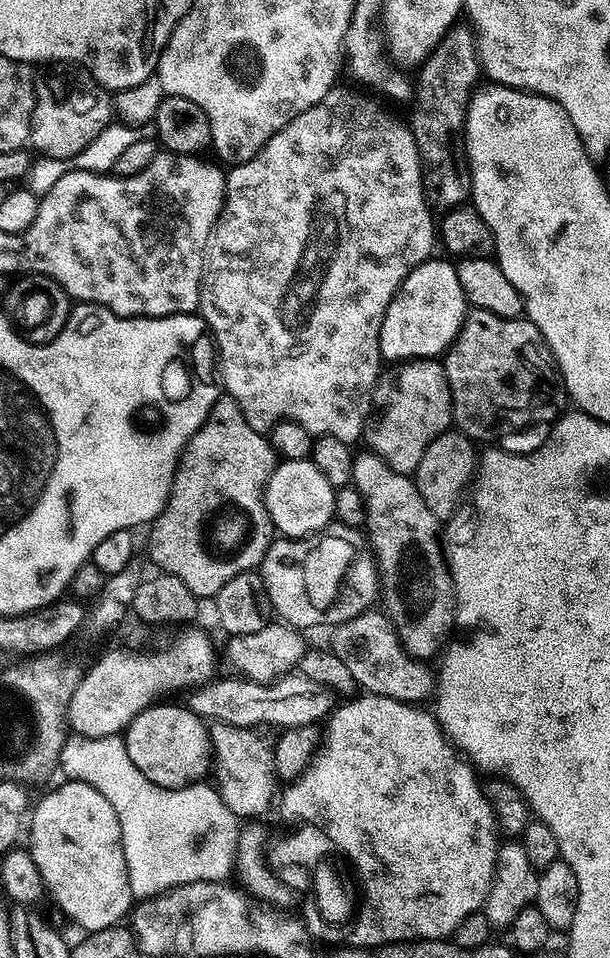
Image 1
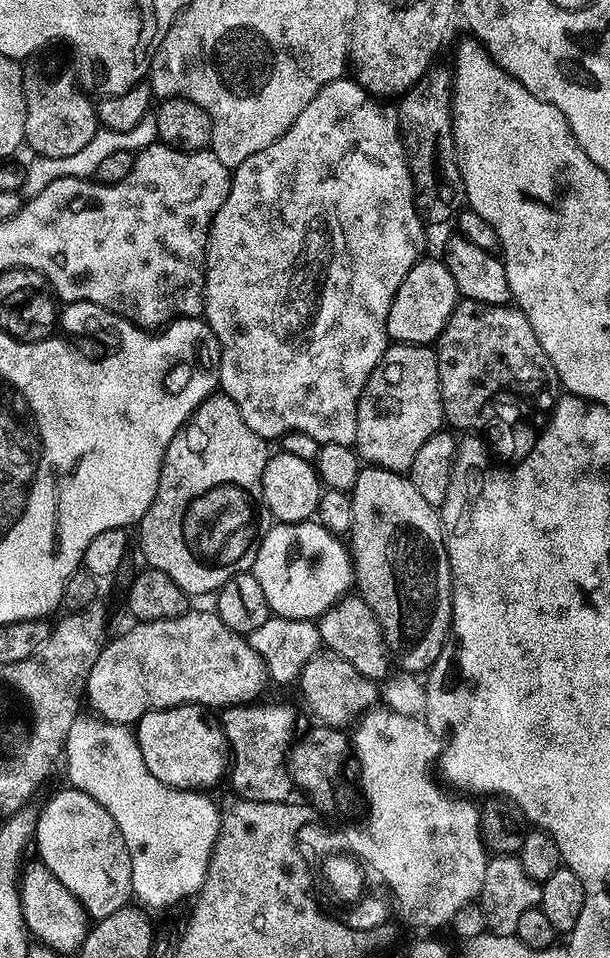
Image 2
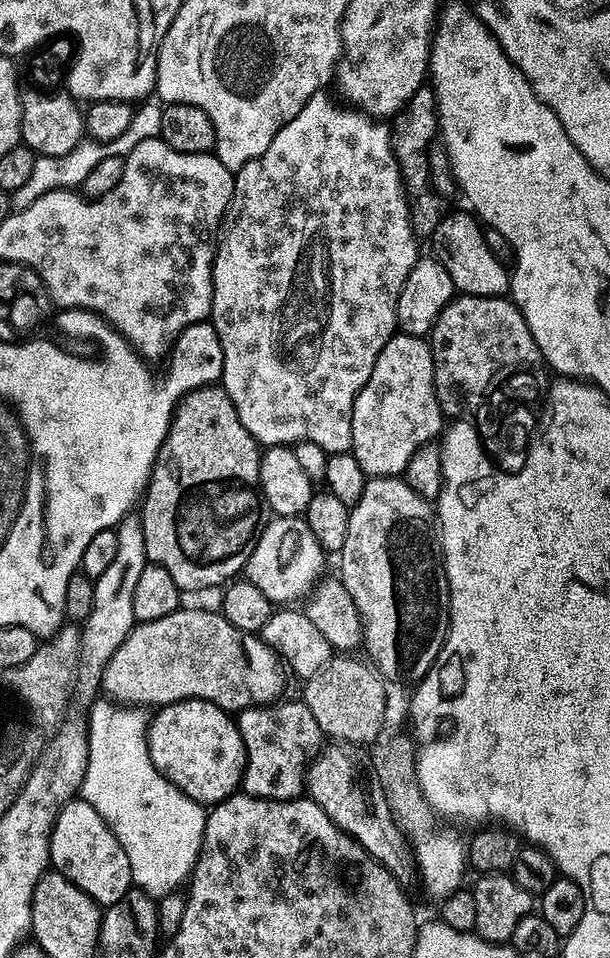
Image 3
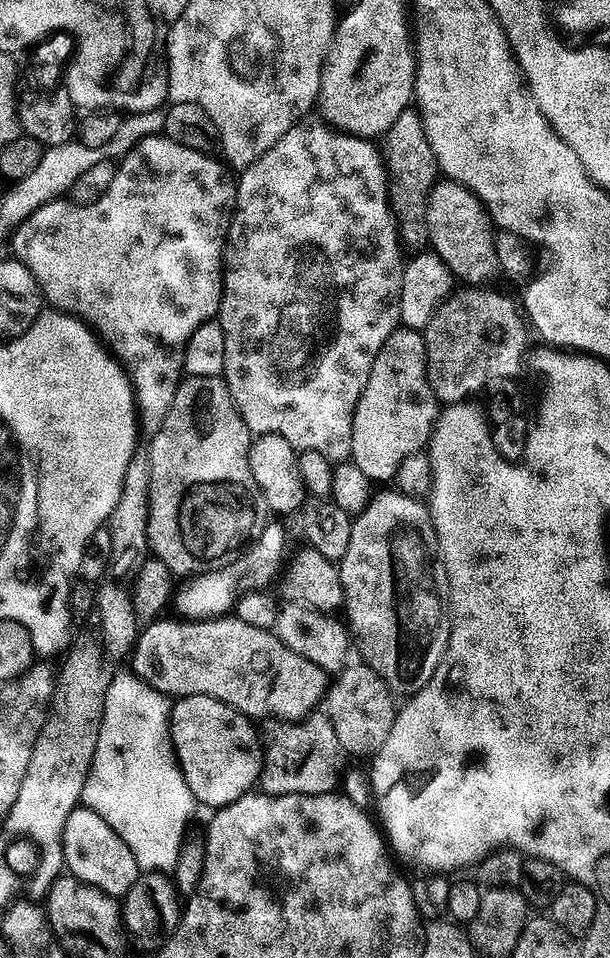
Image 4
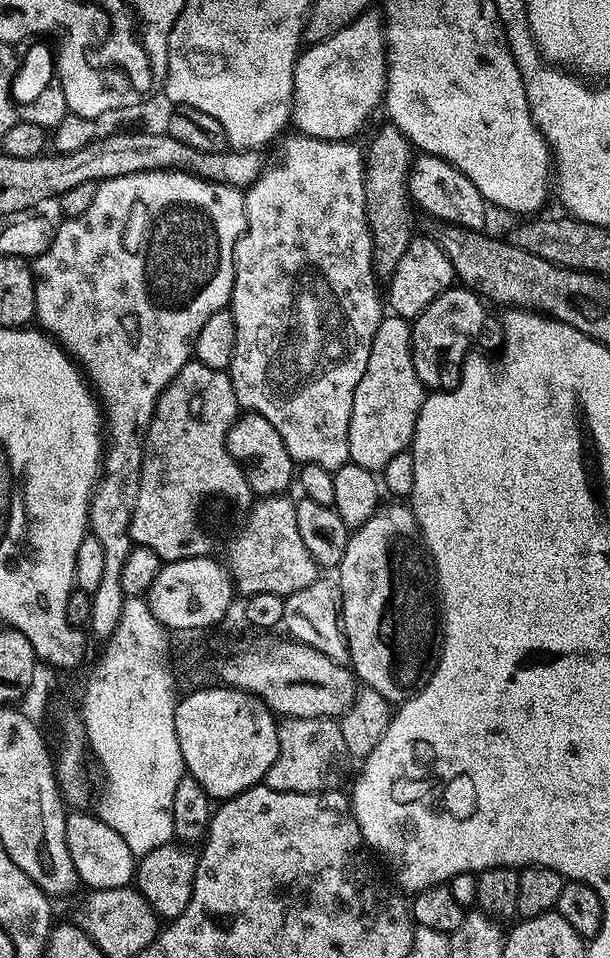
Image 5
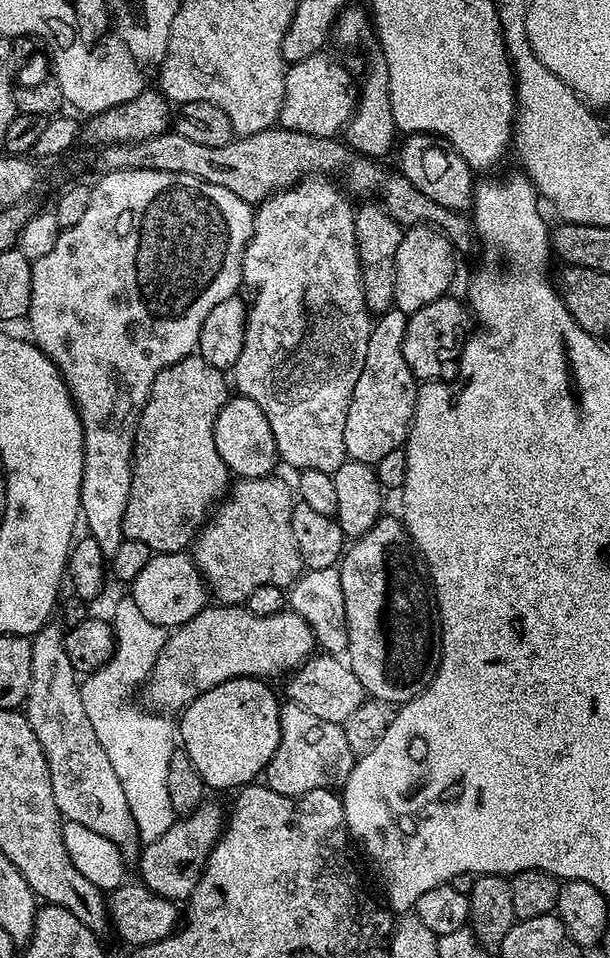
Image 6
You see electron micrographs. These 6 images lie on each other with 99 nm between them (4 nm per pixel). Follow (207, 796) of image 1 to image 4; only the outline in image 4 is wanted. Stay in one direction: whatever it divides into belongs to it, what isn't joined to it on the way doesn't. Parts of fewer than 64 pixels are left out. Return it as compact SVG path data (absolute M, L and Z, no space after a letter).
M131 670L117 671L106 690L92 765L80 795L83 807L94 810L94 814L98 814L98 818L102 818L102 822L106 822L106 826L110 826L110 830L114 830L114 834L130 846L134 862L144 872L174 868L180 845L186 836L184 830L188 818L198 808L196 799L190 794L190 786L186 786L186 778L176 763L176 753L172 751L172 738L168 735L169 715L170 700L167 695Z

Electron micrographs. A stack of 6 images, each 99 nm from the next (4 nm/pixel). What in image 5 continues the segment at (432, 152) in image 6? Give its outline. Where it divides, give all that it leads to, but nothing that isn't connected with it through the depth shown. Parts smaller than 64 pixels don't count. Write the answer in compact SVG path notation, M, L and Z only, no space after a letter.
M420 154L412 163L412 173L408 176L408 195L412 197L413 205L421 213L425 212L436 222L453 224L467 230L480 230L488 220L489 205L482 198L478 186L462 174L454 166L437 156Z

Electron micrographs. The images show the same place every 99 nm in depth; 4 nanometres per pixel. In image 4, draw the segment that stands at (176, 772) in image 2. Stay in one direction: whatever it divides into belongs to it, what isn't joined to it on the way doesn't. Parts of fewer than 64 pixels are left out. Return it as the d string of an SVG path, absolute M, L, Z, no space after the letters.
M206 694L179 697L170 708L168 735L172 738L176 763L197 805L205 804L208 810L224 808L253 791L259 781L264 766L261 733L248 715L234 706Z

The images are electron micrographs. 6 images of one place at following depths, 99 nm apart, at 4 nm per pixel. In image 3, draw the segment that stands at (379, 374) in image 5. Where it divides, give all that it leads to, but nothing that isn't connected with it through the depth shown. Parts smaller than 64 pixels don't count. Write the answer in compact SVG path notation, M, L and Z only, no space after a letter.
M397 334L382 346L374 370L362 386L352 411L351 453L365 477L399 477L418 446L431 444L441 435L446 417L440 411L434 386L432 346L425 337Z

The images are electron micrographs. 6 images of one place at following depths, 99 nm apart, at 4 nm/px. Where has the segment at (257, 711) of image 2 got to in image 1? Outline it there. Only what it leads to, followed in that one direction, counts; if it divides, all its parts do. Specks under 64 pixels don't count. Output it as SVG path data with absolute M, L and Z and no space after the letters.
M213 723L210 728L214 757L215 787L222 802L237 818L260 818L276 796L278 779L274 766L273 737L255 728L235 728L232 724Z

